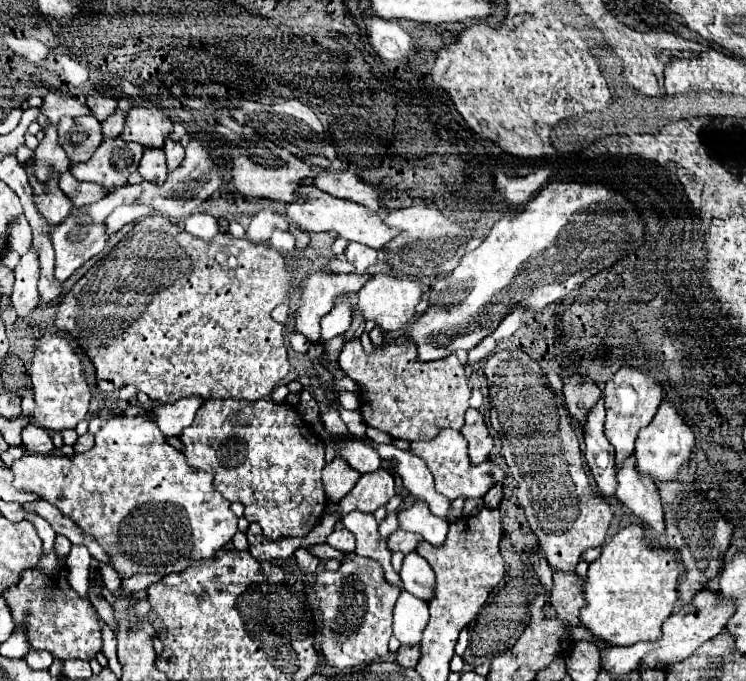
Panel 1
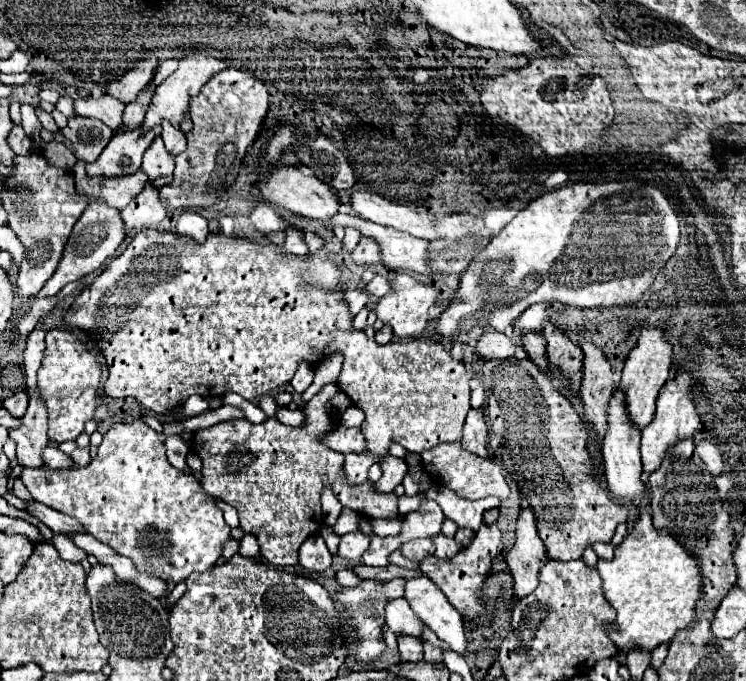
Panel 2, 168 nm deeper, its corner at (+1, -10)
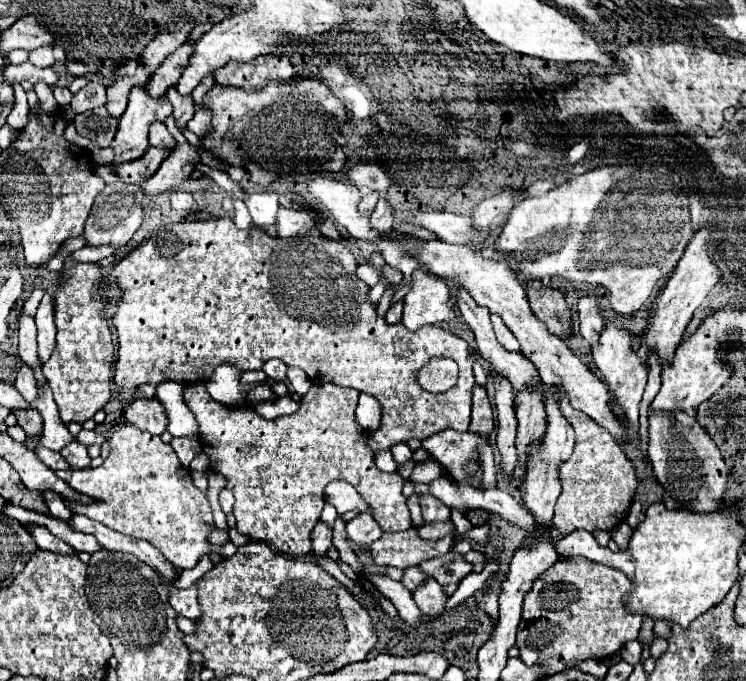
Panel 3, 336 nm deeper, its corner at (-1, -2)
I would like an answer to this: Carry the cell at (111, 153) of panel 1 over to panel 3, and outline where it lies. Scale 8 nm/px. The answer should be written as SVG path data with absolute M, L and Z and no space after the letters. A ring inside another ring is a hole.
M141 82L137 84L131 94L129 94L129 106L125 110L125 114L121 116L119 120L119 128L117 128L117 134L115 134L115 140L111 142L111 146L107 148L101 148L97 146L95 142L89 144L89 152L91 152L91 158L95 164L123 164L123 162L129 162L129 160L137 160L145 154L145 150L149 148L149 140L147 140L147 132L149 132L149 126L151 122L155 120L165 120L173 110L171 110L171 102L161 96L161 98L151 98L147 92L145 92L145 86L147 82Z

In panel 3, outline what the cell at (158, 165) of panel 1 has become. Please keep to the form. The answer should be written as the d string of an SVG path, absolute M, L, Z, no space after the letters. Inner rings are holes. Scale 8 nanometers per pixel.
M153 122L149 128L149 144L151 146L161 146L161 144L163 146L175 146L175 140L163 122Z

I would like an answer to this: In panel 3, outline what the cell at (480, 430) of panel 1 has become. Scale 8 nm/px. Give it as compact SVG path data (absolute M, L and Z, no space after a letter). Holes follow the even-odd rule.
M473 386L473 414L471 414L471 426L469 432L489 436L493 430L493 408L487 398L487 392L483 386Z

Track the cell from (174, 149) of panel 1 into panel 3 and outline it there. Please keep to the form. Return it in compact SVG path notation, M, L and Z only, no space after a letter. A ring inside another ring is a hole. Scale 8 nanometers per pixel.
M175 88L167 90L167 98L173 104L173 116L177 120L177 126L183 130L187 120L195 114L195 104L193 104L193 96L181 96Z

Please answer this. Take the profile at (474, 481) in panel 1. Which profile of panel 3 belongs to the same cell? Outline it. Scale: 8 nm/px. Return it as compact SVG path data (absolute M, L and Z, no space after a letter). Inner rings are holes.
M443 430L423 440L423 448L457 480L467 482L463 466L475 458L479 458L483 468L481 488L493 488L497 482L497 468L493 462L491 446L473 432L457 432Z

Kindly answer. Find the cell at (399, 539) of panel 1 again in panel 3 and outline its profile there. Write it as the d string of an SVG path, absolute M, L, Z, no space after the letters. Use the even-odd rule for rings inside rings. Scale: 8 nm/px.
M447 520L447 522L435 522L435 524L425 524L425 526L421 526L421 528L419 528L419 536L421 536L423 540L433 542L433 540L441 540L443 536L451 534L453 530L455 530L455 524L453 524L451 520Z

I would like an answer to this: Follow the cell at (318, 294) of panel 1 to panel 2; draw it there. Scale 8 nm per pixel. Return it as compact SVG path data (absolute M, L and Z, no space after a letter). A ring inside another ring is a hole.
M375 274L375 278L365 284L365 292L369 296L381 298L381 296L385 296L389 292L389 280L385 276L381 276L381 274Z

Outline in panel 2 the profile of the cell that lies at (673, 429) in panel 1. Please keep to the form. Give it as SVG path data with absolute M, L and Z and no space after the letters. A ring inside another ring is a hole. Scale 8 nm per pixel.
M677 374L671 382L667 382L663 388L661 388L661 394L657 398L657 412L655 412L655 418L653 422L641 432L641 456L643 456L643 470L647 474L655 472L665 454L677 444L681 442L683 438L691 438L693 432L697 430L697 424L699 424L699 414L695 410L695 404L693 400L689 398L689 392L691 392L691 384L695 380L689 376L689 374Z

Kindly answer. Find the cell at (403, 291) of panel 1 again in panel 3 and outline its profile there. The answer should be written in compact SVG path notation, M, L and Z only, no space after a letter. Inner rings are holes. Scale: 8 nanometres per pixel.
M419 268L413 272L413 288L405 296L403 324L409 330L417 330L425 324L439 324L451 320L455 312L449 308L451 288L439 276L431 276Z

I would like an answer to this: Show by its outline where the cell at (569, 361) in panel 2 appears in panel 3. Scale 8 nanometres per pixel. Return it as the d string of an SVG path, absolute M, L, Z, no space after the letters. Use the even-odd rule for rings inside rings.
M529 280L525 284L525 290L533 314L547 324L549 332L565 340L571 324L571 310L567 308L563 292L543 286L541 280Z

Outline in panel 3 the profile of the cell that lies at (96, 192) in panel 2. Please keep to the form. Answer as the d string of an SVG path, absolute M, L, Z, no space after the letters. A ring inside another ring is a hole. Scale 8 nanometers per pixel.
M149 146L147 154L143 154L143 158L131 160L131 162L123 162L115 166L115 172L123 178L123 182L127 184L141 184L141 180L151 178L155 174L155 170L161 166L161 162L171 154L169 148L165 146Z

